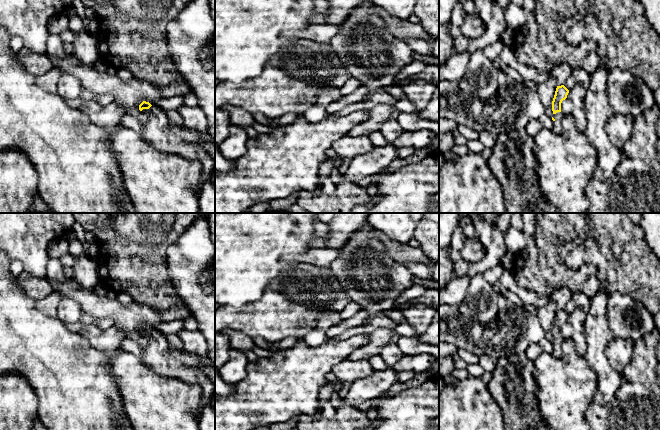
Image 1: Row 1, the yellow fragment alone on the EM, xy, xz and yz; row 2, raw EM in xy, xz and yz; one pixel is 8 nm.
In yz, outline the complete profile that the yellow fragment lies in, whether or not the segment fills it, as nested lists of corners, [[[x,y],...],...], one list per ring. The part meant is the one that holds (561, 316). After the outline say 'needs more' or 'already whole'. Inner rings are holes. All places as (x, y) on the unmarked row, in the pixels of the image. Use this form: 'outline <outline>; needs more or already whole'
outline [[[564,309],[557,310],[552,325],[552,335],[554,340],[552,341],[553,352],[551,354],[555,358],[559,358],[561,356],[562,344],[564,342],[564,339],[561,336],[561,327],[567,322],[568,317],[569,314]]]; needs more

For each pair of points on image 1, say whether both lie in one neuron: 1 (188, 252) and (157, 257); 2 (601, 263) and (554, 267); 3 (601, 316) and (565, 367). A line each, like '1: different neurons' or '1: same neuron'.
1: different neurons
2: different neurons
3: different neurons

